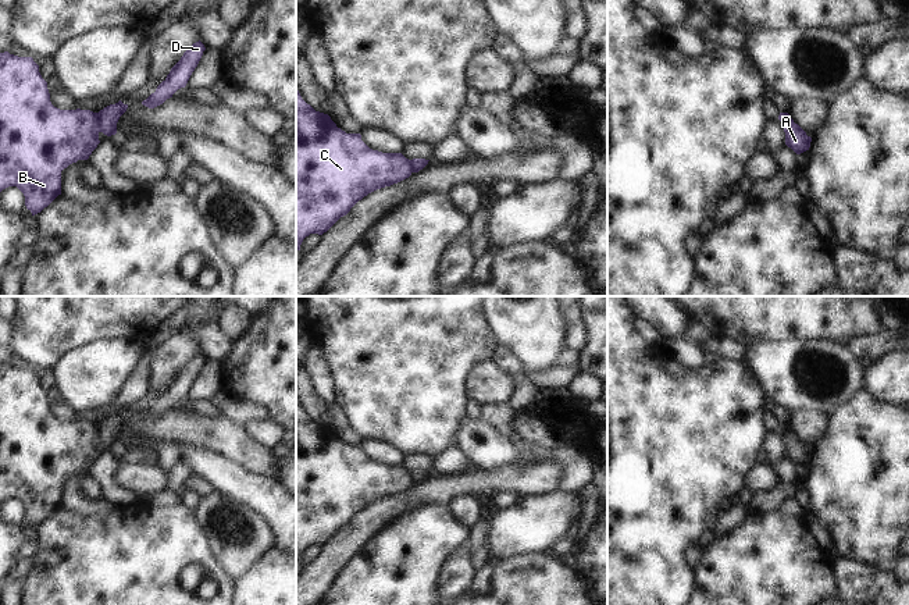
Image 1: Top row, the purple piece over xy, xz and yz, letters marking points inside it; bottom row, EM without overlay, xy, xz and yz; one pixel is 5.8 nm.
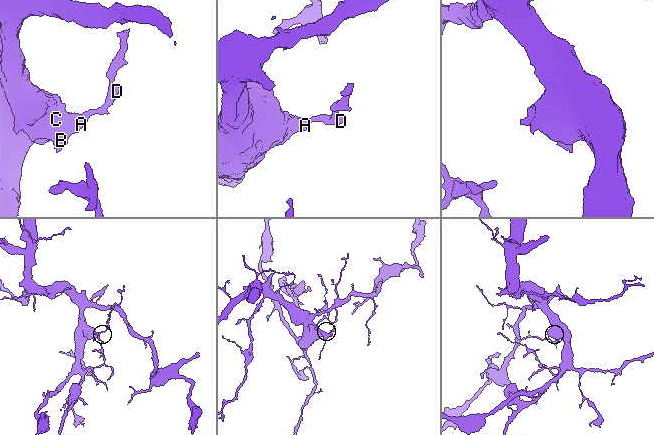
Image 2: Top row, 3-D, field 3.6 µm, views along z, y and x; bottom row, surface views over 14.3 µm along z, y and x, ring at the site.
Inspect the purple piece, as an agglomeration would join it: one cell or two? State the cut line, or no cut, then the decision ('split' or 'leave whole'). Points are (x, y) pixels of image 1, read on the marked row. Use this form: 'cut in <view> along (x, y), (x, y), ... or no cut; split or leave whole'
cut in xy along (96, 113), (100, 131); split

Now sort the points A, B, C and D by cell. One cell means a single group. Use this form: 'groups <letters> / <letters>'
groups A B C / D

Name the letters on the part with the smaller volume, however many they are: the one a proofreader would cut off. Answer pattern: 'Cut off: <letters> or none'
Cut off: D

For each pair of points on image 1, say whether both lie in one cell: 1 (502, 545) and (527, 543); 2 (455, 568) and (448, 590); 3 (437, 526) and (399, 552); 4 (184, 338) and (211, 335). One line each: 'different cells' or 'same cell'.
1: same cell
2: same cell
3: same cell
4: different cells

